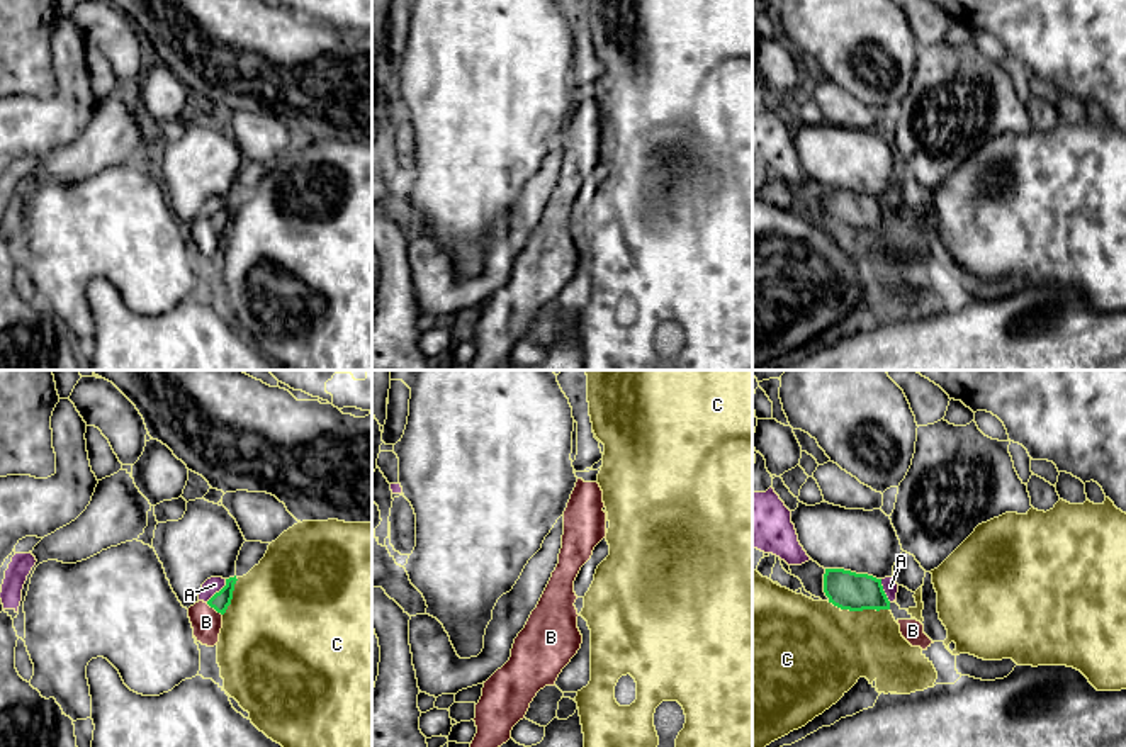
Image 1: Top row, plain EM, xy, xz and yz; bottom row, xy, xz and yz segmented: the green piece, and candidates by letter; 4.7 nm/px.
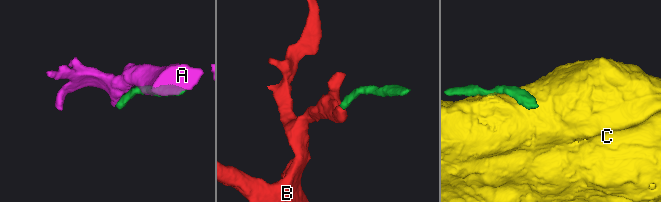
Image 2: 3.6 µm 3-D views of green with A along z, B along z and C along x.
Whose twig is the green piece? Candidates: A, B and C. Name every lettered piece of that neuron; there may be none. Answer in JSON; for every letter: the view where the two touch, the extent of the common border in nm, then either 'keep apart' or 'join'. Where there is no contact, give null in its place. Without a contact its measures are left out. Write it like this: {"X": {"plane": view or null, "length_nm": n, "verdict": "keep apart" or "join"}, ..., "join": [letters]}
{"A": {"plane": "xy", "length_nm": 150, "verdict": "keep apart"}, "B": {"plane": "xy", "length_nm": 100, "verdict": "join"}, "C": {"plane": "yz", "length_nm": 300, "verdict": "keep apart"}, "join": ["B"]}

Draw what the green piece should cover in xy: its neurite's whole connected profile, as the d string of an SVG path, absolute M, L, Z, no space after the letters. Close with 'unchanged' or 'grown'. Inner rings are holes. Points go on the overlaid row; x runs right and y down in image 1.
M236 576L226 579L226 586L219 593L216 593L207 603L199 601L189 608L194 637L202 645L217 645L222 628L222 615L231 604L236 581Z | grown

